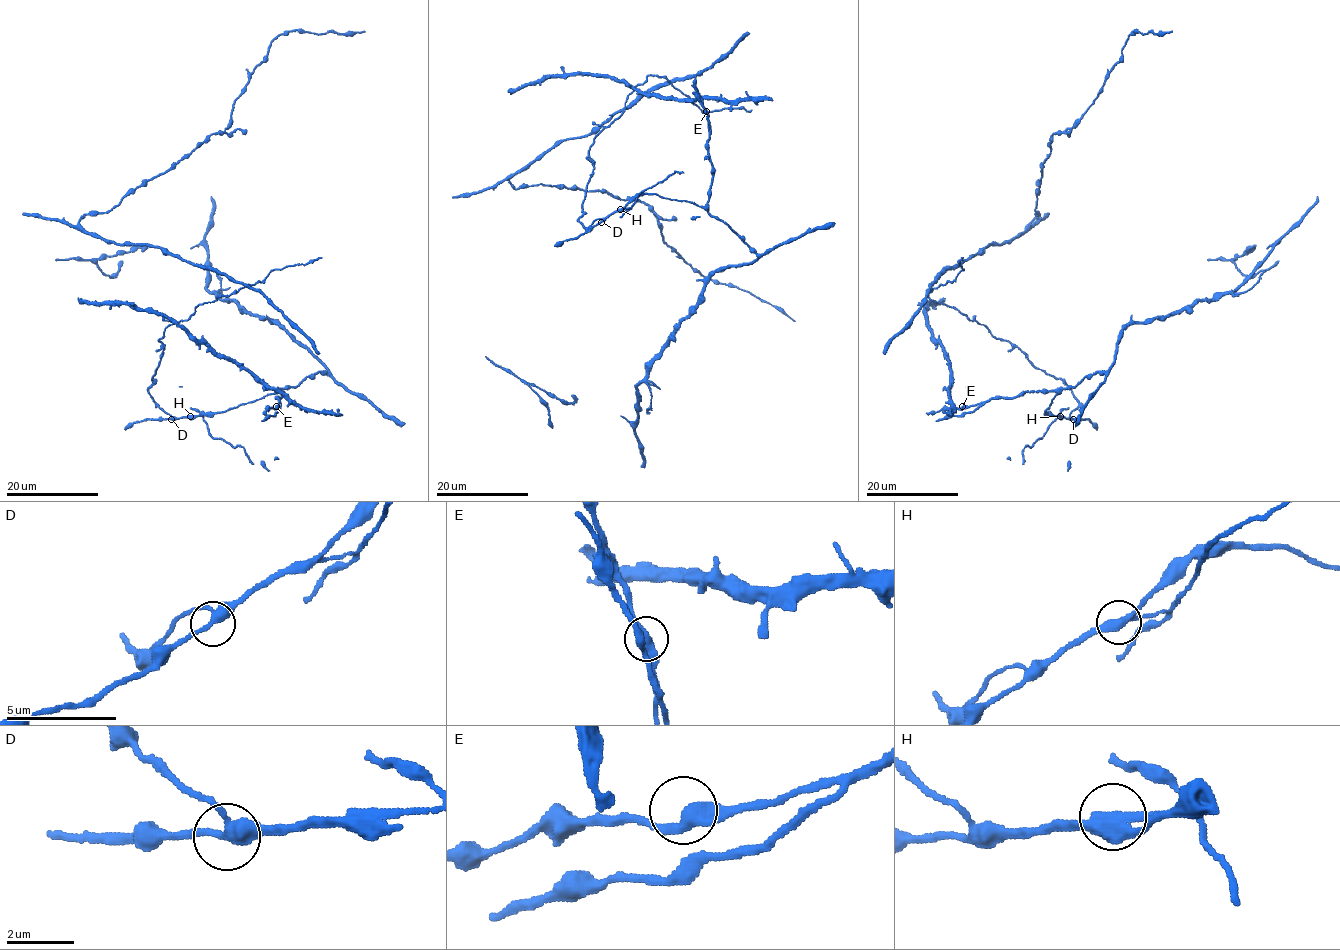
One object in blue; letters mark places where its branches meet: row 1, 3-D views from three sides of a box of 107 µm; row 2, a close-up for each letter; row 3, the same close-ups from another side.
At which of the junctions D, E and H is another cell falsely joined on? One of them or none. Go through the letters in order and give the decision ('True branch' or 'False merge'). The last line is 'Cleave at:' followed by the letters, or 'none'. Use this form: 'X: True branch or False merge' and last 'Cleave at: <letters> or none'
D: True branch
E: True branch
H: False merge
Cleave at: H

